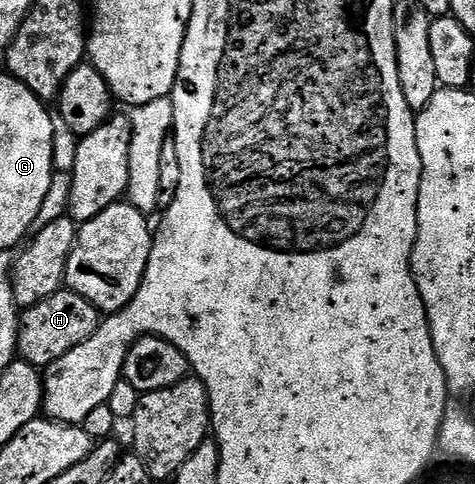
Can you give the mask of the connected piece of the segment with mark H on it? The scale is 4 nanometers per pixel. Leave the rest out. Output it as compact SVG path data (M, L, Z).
M69 290L52 294L44 298L44 302L21 313L18 321L17 355L29 364L35 364L39 370L44 370L52 362L64 358L68 350L80 346L80 342L88 342L102 325L103 319L103 313L92 306L88 298L80 298L80 294Z

